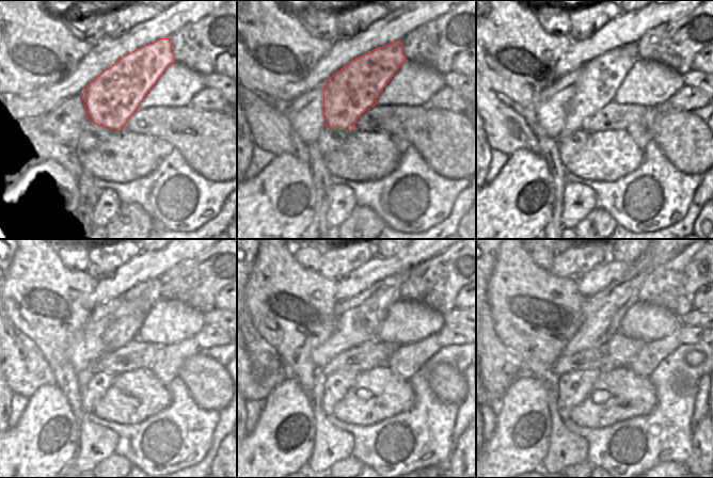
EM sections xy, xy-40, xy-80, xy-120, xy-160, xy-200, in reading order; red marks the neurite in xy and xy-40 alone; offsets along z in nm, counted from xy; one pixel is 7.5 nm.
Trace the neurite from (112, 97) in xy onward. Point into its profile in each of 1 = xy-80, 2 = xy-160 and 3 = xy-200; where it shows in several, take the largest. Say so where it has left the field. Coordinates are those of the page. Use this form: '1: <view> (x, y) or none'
1: xy-80 (601, 77)
2: xy-160 (331, 445)
3: xy-200 (566, 449)

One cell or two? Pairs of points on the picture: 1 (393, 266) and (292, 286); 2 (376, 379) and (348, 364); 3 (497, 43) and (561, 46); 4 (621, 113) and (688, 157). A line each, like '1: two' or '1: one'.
1: two
2: two
3: one
4: one

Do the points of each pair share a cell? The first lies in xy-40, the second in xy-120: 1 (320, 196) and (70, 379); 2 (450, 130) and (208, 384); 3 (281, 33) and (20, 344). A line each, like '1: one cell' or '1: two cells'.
1: one cell
2: one cell
3: two cells

